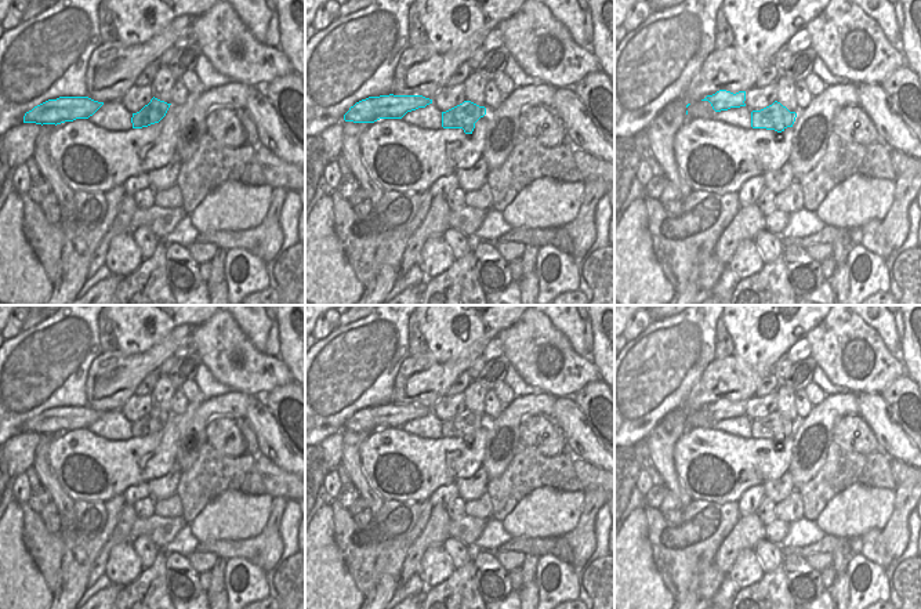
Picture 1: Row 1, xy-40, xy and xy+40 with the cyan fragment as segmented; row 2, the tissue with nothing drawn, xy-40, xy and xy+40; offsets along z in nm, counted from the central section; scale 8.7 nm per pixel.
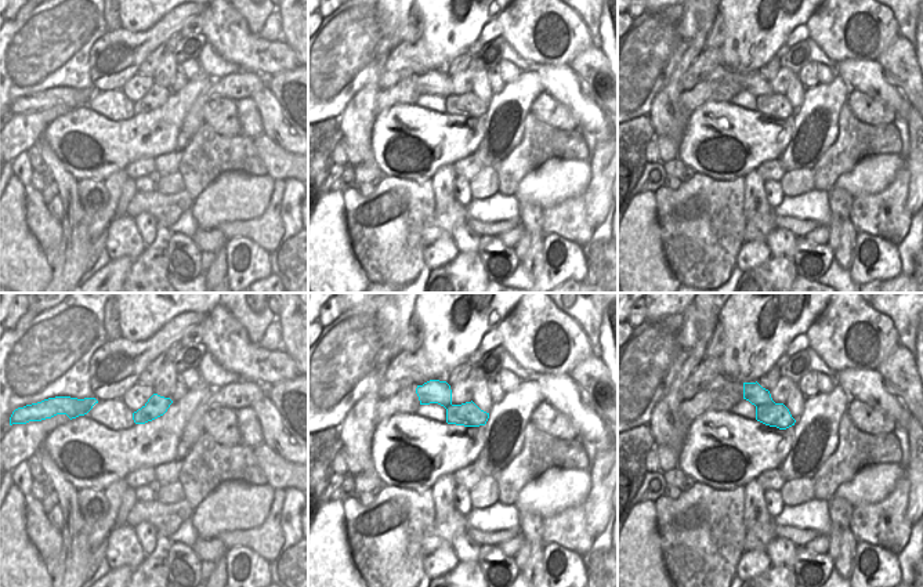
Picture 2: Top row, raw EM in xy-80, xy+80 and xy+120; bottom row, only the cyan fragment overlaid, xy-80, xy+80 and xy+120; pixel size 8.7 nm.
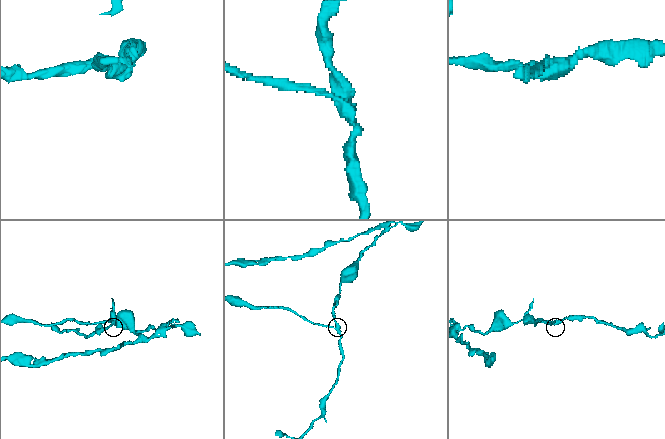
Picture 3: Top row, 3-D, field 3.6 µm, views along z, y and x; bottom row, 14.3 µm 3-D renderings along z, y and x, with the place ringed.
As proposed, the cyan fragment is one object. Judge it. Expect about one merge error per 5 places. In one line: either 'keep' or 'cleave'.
cleave

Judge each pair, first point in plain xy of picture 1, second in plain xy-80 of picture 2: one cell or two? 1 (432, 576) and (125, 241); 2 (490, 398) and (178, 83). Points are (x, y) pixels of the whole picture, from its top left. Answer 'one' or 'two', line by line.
1: one
2: one

